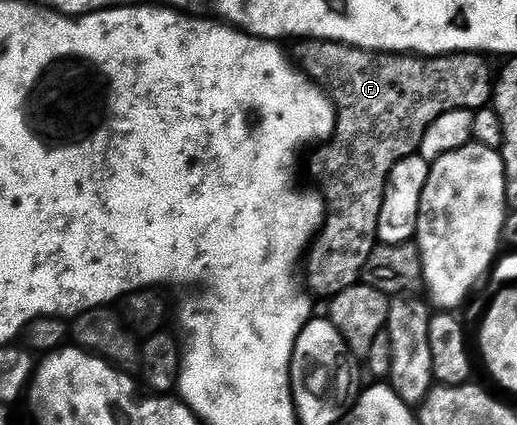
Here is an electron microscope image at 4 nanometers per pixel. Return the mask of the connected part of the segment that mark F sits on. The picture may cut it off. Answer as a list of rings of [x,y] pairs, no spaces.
[[[301,39],[296,42],[297,45],[291,49],[291,57],[299,66],[301,72],[305,73],[312,79],[315,84],[321,86],[328,93],[329,98],[333,100],[333,106],[337,108],[337,126],[332,137],[328,141],[316,146],[313,158],[309,161],[309,173],[313,176],[316,188],[325,199],[327,206],[327,216],[325,218],[325,226],[321,228],[321,232],[313,238],[313,244],[307,250],[307,256],[303,261],[303,281],[307,286],[308,292],[314,298],[331,299],[335,295],[339,295],[339,291],[347,291],[347,287],[355,287],[362,284],[365,277],[365,269],[369,265],[369,260],[374,251],[377,250],[379,244],[377,232],[379,231],[379,219],[383,211],[383,203],[385,202],[385,187],[389,183],[391,171],[404,159],[404,157],[414,156],[420,150],[423,139],[427,135],[427,131],[440,117],[447,111],[455,111],[456,109],[484,109],[492,102],[493,91],[495,88],[495,69],[489,66],[488,56],[480,53],[443,53],[440,57],[423,57],[416,53],[377,53],[373,49],[360,49],[354,45],[344,45],[341,41],[318,41],[316,39]]]

